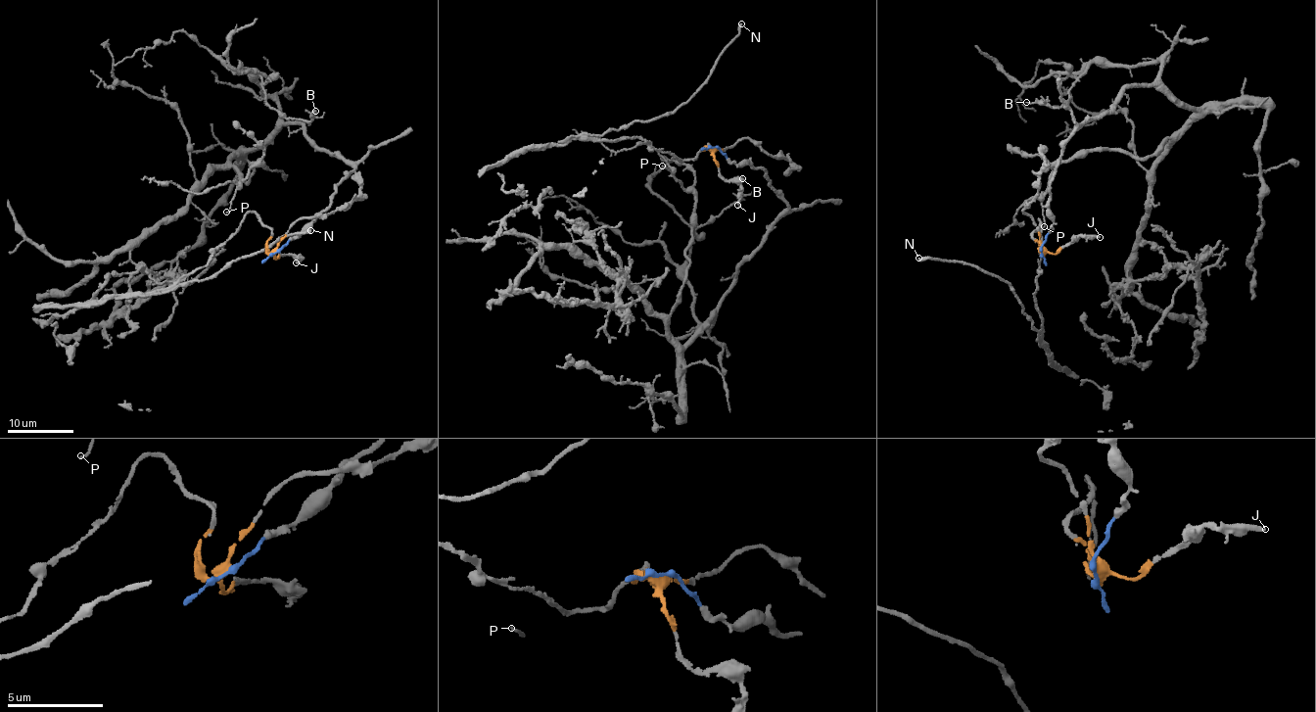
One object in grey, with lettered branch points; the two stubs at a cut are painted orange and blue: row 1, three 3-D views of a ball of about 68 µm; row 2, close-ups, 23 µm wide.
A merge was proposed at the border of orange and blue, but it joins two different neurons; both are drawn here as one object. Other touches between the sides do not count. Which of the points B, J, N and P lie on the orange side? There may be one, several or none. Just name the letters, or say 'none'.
J, N

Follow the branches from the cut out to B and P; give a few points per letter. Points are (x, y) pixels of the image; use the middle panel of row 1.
B: (713, 147), (765, 170), (788, 207), (708, 325), (693, 311), (684, 264), (694, 228), (738, 199), (742, 177)
P: (713, 147), (765, 170), (788, 207), (715, 317), (681, 346), (669, 315), (689, 263), (695, 197), (662, 165)

